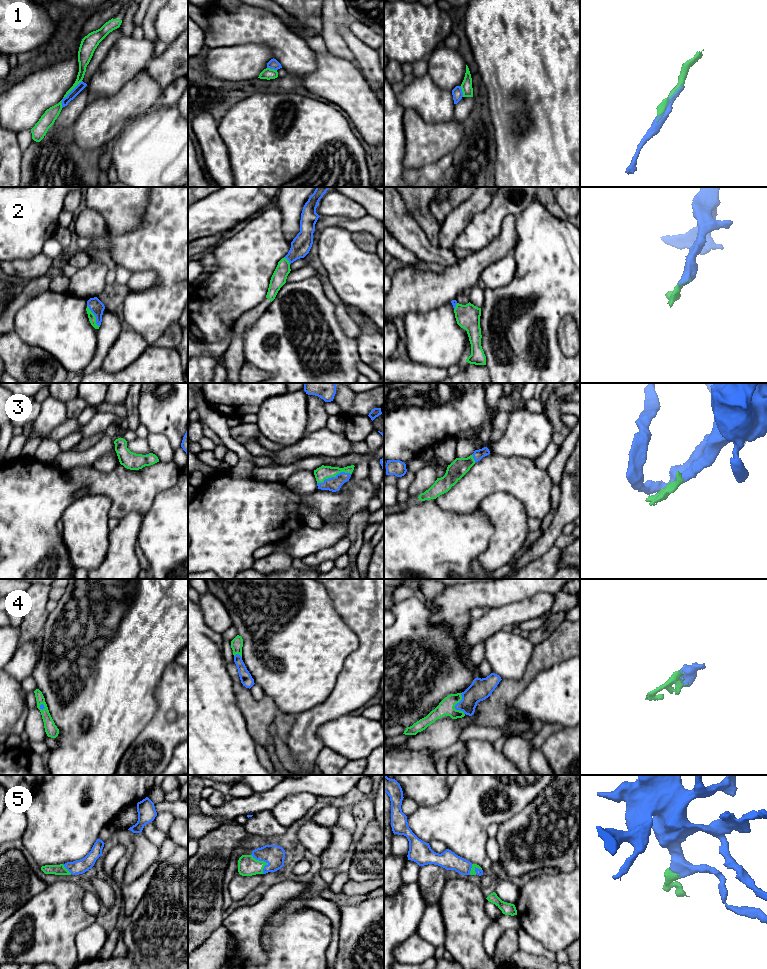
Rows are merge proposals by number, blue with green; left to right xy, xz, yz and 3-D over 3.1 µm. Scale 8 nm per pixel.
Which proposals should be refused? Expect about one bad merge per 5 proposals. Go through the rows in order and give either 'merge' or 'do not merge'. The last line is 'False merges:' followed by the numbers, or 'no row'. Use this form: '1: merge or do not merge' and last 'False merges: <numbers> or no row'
1: do not merge
2: merge
3: merge
4: merge
5: merge
False merges: 1

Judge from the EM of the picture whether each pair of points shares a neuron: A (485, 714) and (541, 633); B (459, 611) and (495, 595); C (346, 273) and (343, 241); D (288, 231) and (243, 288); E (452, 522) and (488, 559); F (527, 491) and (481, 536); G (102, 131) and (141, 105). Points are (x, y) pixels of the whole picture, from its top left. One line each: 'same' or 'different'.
A: different
B: same
C: same
D: different
E: different
F: different
G: same

